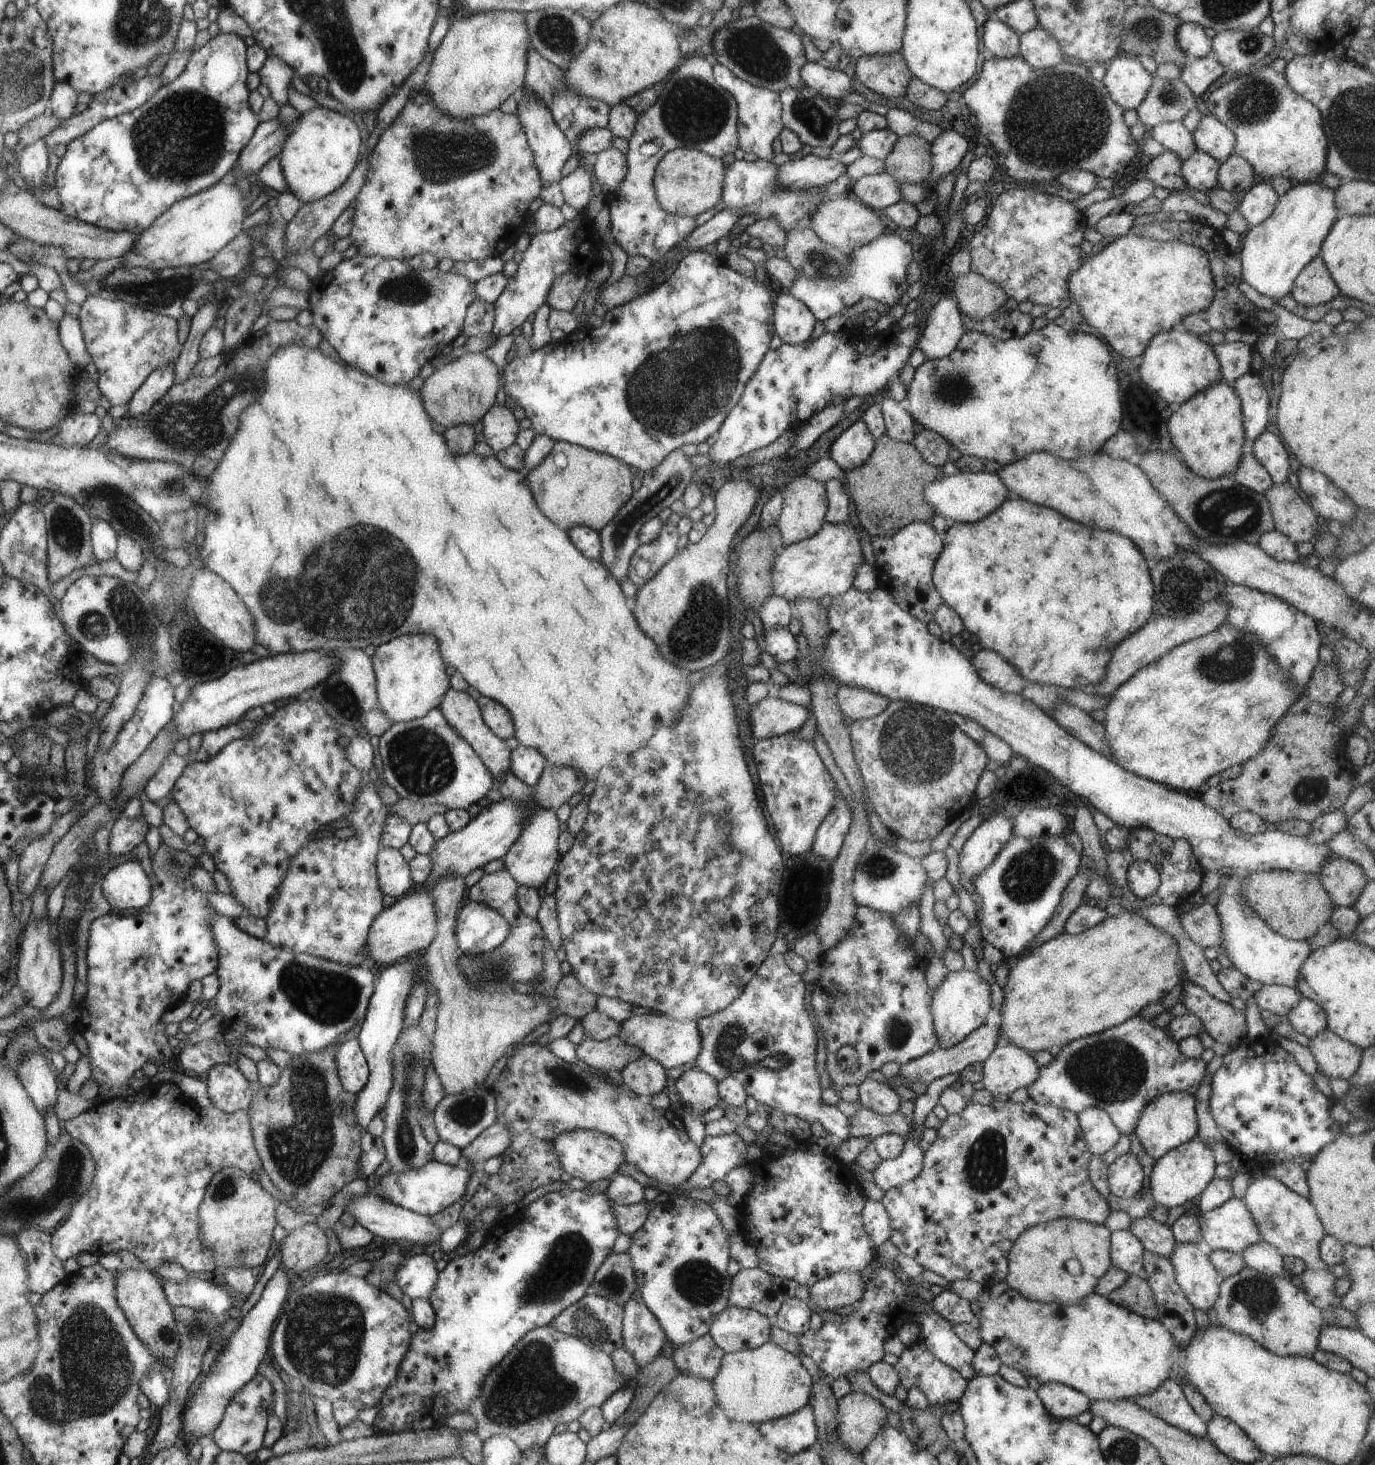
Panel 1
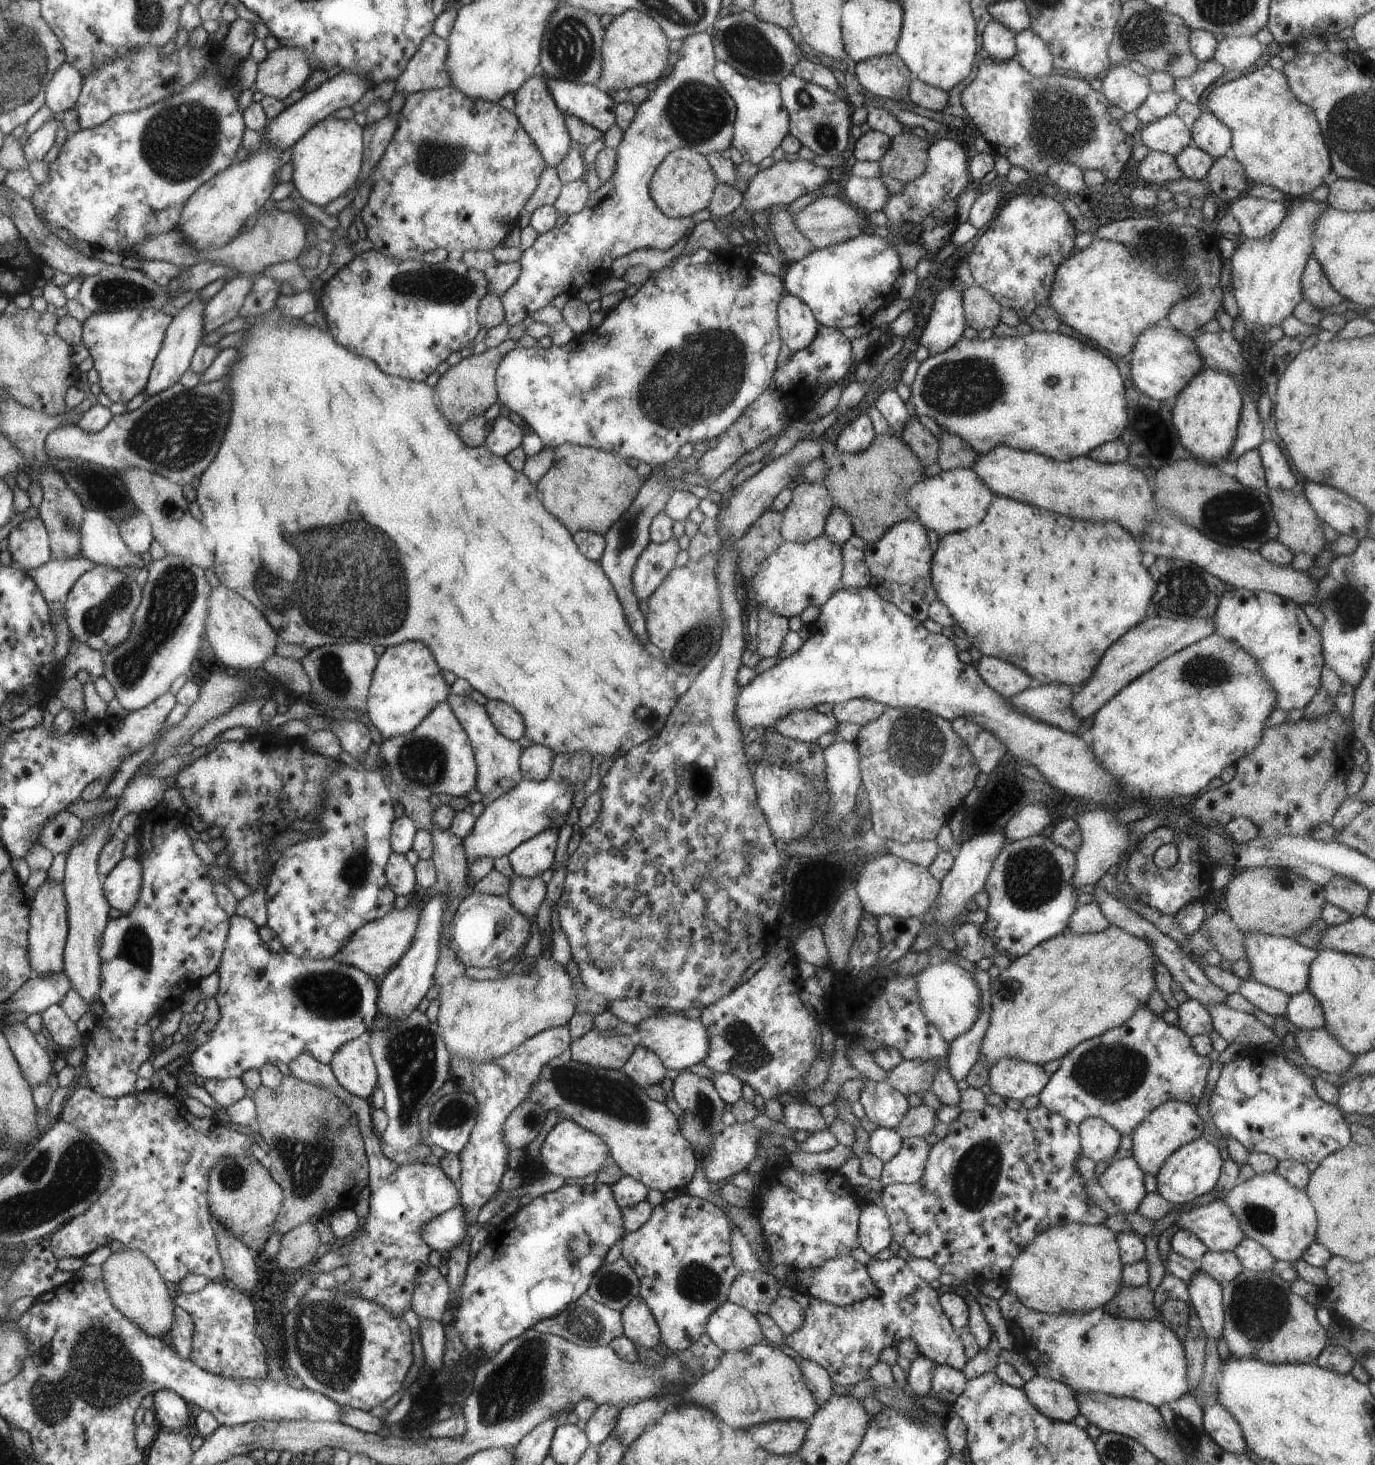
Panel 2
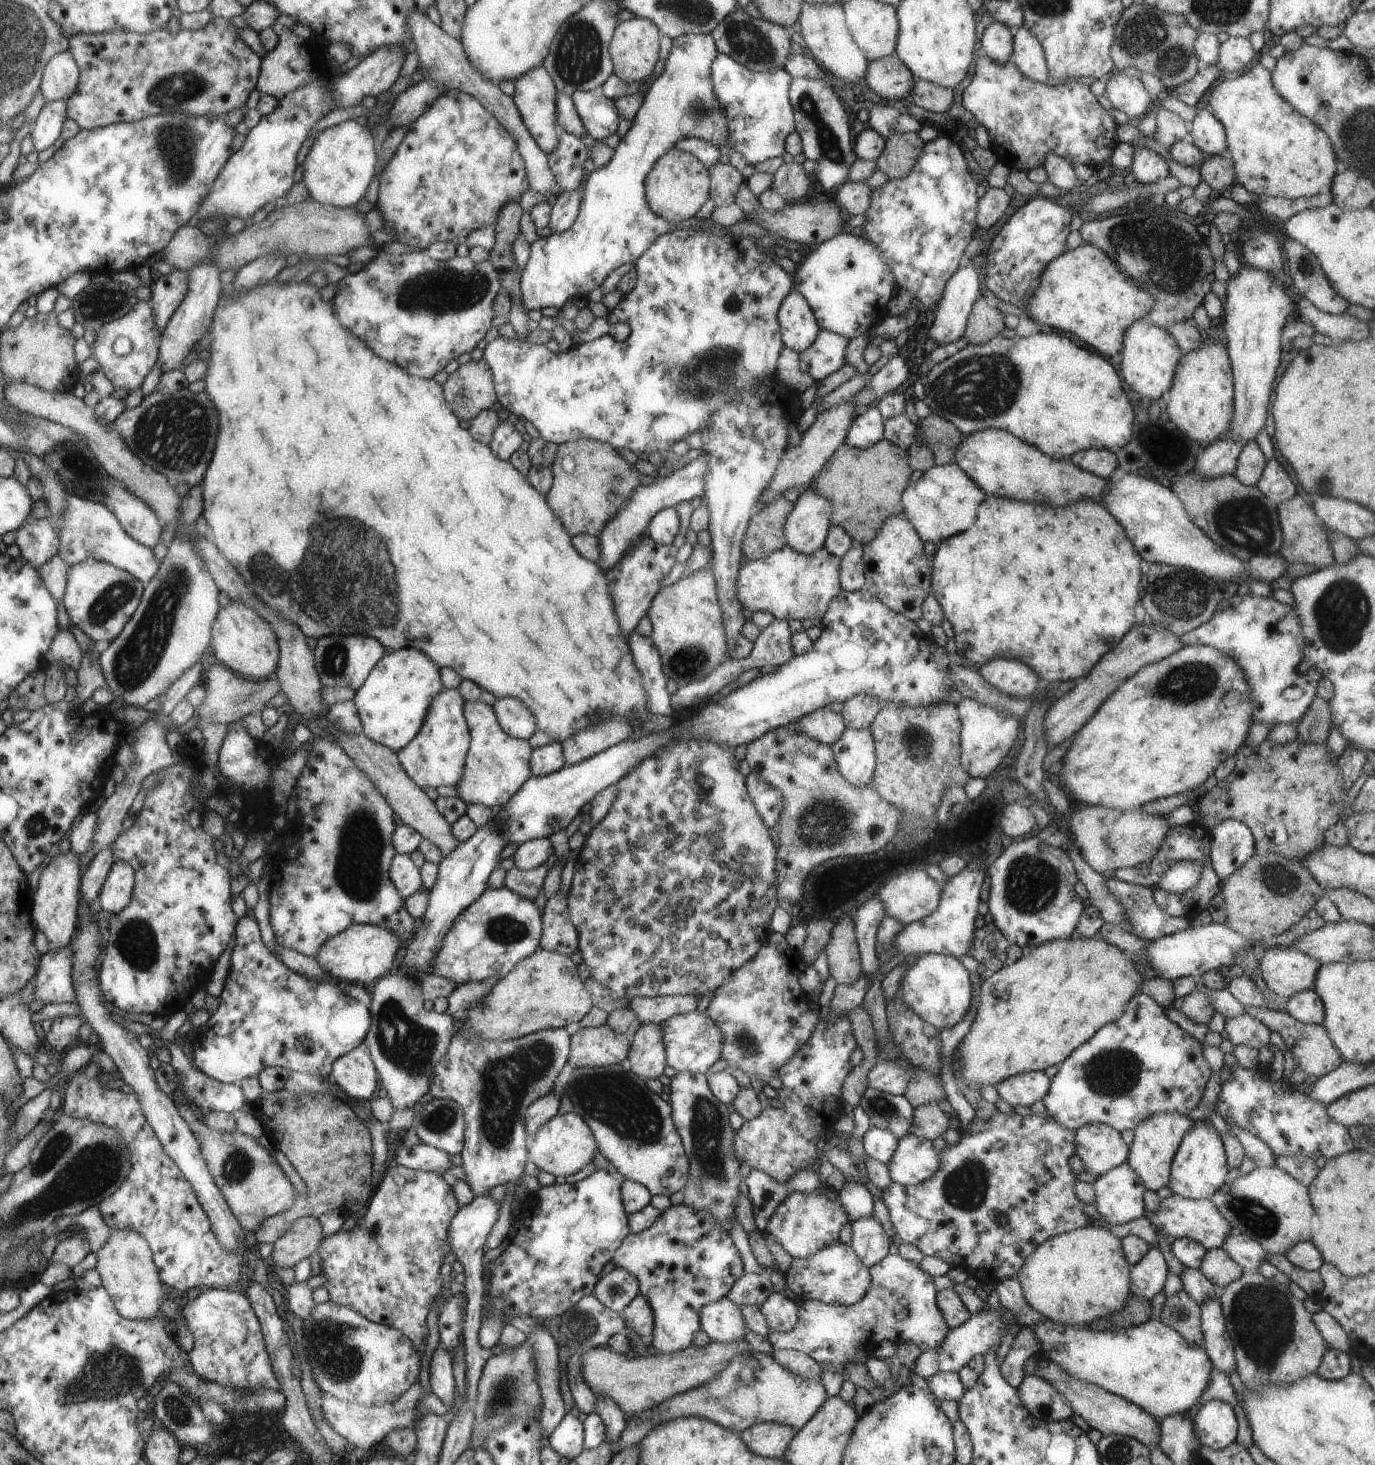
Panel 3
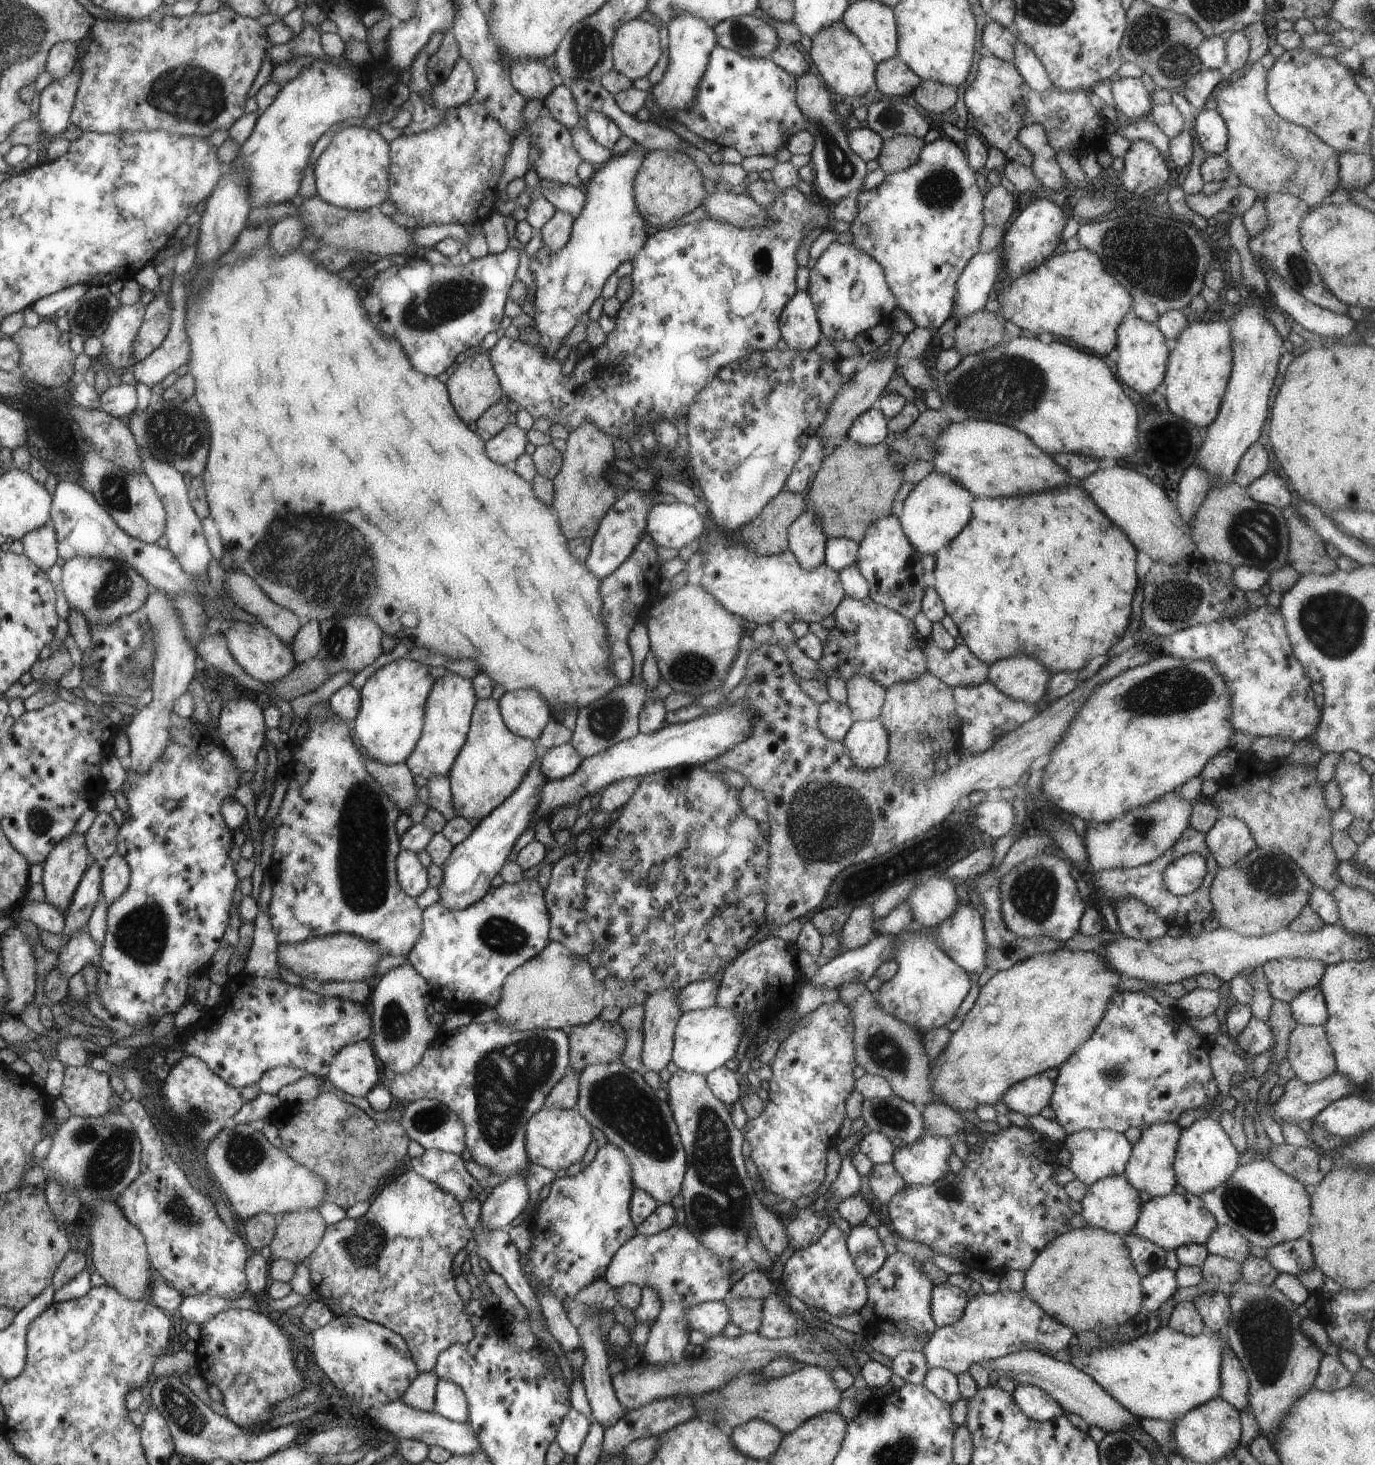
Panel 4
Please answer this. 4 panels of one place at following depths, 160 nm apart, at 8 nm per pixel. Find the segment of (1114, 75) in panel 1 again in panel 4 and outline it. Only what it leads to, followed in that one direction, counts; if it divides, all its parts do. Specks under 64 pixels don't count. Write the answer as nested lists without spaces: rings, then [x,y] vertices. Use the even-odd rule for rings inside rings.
[[[1124,77],[1111,81],[1113,106],[1132,120],[1149,117],[1154,103],[1140,78]]]

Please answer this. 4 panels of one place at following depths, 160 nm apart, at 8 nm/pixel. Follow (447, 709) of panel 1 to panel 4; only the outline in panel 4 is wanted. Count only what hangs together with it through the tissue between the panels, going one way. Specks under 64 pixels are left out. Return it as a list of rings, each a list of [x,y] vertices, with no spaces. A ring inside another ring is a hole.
[[[492,697],[478,699],[472,715],[468,740],[448,777],[457,816],[482,820],[521,786],[538,754],[535,741],[519,737],[505,724],[499,701]]]

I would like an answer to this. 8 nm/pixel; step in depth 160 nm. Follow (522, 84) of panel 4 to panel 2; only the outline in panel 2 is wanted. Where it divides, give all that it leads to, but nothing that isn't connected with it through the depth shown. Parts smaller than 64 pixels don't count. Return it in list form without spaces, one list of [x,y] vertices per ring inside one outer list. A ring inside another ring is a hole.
[[[539,71],[529,80],[526,80],[526,83],[514,93],[514,97],[516,98],[516,104],[510,112],[517,116],[522,128],[532,138],[534,145],[537,146],[538,151],[545,160],[545,165],[558,166],[562,162],[562,158],[565,158],[570,151],[570,144],[573,141],[568,135],[562,110],[556,107],[553,94],[550,94],[546,78],[542,72]]]

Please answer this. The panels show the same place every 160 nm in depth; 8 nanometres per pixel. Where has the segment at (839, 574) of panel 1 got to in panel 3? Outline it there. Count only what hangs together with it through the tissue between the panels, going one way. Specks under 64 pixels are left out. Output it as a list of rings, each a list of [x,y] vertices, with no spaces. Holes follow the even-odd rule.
[[[788,545],[770,553],[764,559],[744,560],[737,576],[739,601],[750,612],[770,612],[776,619],[787,621],[803,621],[805,618],[810,618],[817,622],[826,614],[830,601],[842,589],[839,579],[840,563],[841,558],[829,553],[826,547],[819,548],[810,554],[802,554]]]

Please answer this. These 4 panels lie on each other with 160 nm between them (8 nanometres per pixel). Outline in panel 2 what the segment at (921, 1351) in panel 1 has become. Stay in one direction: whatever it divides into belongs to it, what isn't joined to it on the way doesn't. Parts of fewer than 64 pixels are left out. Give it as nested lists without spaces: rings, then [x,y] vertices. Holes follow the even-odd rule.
[[[936,1365],[932,1372],[930,1393],[951,1406],[966,1388],[966,1376],[961,1371],[947,1365]]]

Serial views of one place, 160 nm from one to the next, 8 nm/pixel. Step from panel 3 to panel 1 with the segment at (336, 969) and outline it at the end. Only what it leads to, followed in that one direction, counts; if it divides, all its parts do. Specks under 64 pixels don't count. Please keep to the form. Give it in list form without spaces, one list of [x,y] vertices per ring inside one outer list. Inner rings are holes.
[[[410,892],[389,908],[384,908],[374,920],[366,938],[366,952],[371,964],[390,967],[412,955],[425,952],[437,939],[437,907],[434,897],[426,892]]]

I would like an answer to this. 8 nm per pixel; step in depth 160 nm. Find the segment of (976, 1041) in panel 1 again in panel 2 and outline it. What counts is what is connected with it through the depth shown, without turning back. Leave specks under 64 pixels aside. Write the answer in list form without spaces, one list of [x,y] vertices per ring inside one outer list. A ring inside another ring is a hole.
[[[903,1060],[888,1070],[886,1082],[904,1097],[927,1093],[940,1068],[940,1060]]]

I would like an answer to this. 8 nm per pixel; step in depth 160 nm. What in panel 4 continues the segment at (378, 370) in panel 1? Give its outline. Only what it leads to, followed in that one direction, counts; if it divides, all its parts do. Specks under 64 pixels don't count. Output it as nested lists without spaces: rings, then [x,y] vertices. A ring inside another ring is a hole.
[[[508,248],[498,254],[489,253],[484,258],[473,258],[467,264],[459,263],[457,260],[447,264],[433,264],[426,259],[406,258],[407,261],[404,266],[392,264],[384,271],[380,271],[376,276],[366,280],[366,283],[364,283],[361,288],[358,288],[357,291],[360,293],[361,305],[366,308],[366,312],[370,314],[370,322],[372,322],[385,337],[392,337],[401,342],[402,348],[410,354],[410,364],[412,364],[418,372],[426,376],[440,376],[444,370],[448,370],[448,368],[454,364],[454,360],[456,360],[456,356],[458,356],[460,352],[466,352],[468,348],[480,345],[480,342],[484,340],[486,334],[490,334],[490,332],[494,332],[494,330],[500,330],[498,326],[500,326],[500,320],[502,320],[502,316],[504,316],[504,306],[506,306],[506,300],[508,300],[508,290],[510,290],[510,287],[514,284],[514,280],[517,280],[516,270],[518,270],[518,256],[518,249]]]

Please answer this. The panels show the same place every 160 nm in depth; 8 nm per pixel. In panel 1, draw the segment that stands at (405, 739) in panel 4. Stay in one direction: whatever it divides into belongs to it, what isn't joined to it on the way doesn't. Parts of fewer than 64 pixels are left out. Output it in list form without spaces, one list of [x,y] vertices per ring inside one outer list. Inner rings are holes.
[[[410,634],[394,638],[390,642],[373,648],[372,655],[374,656],[374,669],[377,670],[378,704],[382,712],[389,716],[392,724],[412,722],[412,720],[427,716],[442,704],[446,692],[452,687],[452,684],[448,684],[448,674],[446,674],[448,665],[444,664],[445,660],[442,660],[438,640],[430,634],[414,634],[414,636]]]

